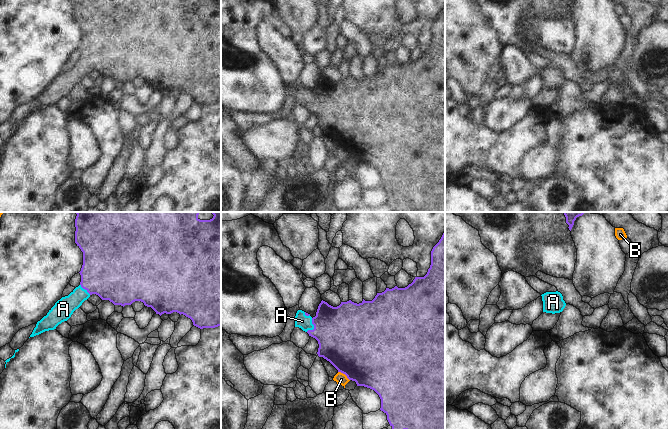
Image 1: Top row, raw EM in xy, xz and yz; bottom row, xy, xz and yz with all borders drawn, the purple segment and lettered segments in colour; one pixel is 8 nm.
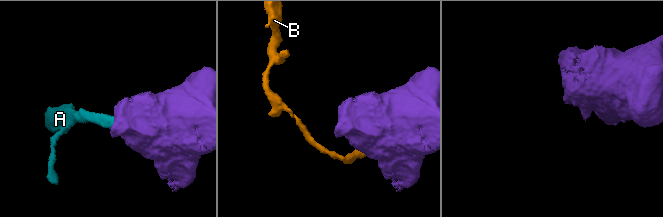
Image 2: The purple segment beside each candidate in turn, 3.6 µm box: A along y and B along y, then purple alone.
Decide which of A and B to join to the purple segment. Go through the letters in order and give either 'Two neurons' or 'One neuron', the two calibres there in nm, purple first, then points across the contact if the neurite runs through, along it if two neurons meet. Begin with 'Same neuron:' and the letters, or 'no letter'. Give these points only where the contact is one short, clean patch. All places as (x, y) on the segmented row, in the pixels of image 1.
Same neuron: A
A: One neuron. Thickness 460 nm (purple) against 120 nm. Path across: xz (344, 333), (333, 327), (314, 327), (302, 321)
B: Two neurons. Thickness 500 nm (purple) against 90 nm. Boundary: xz (338, 371), (342, 372), (349, 380).

